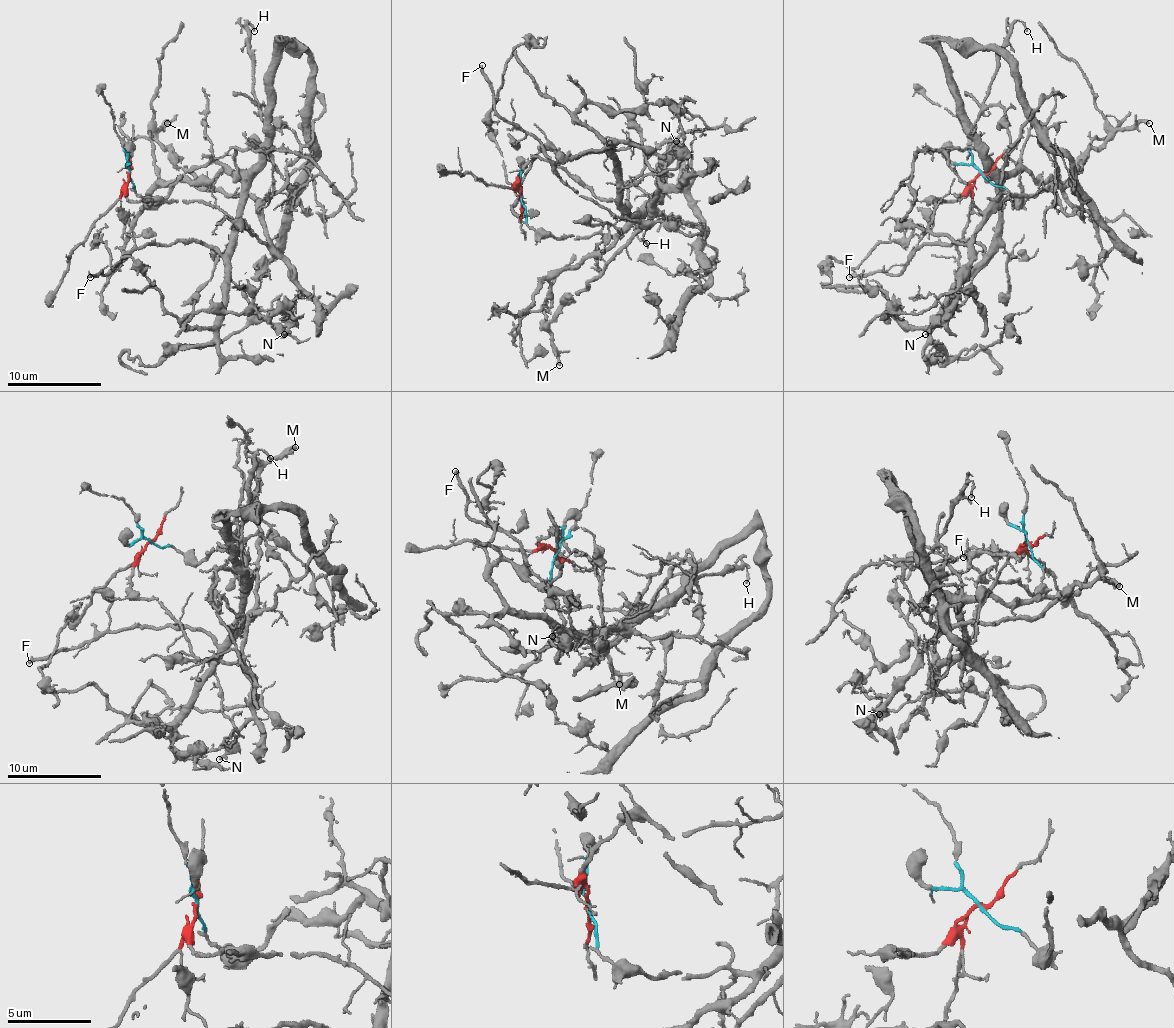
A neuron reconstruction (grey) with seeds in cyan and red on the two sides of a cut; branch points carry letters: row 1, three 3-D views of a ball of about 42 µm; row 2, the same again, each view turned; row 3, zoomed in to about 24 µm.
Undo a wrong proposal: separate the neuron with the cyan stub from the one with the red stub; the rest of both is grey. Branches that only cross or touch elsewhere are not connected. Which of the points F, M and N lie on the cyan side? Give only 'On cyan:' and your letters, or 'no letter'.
On cyan: F, N

